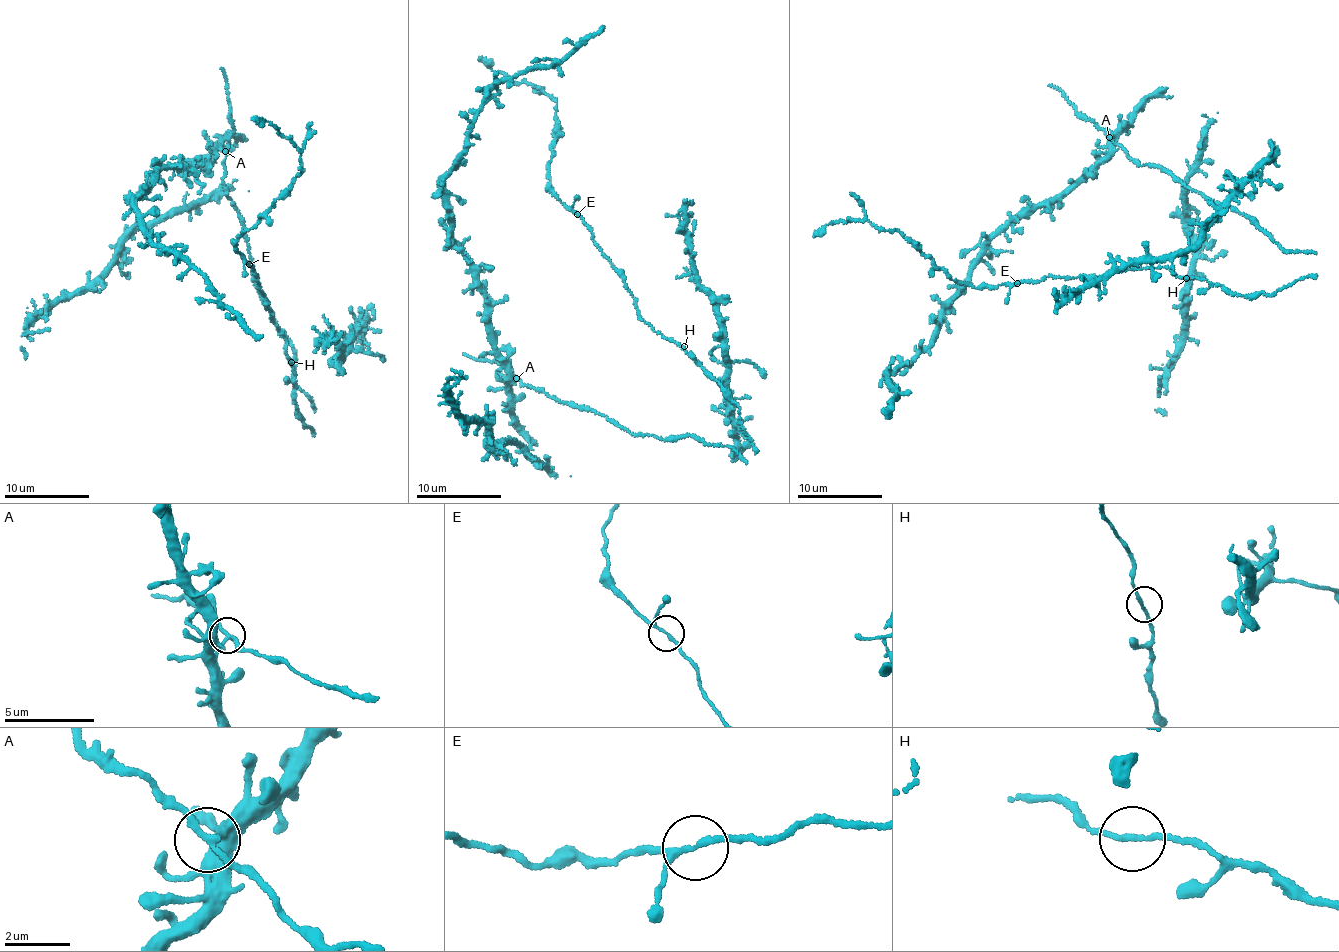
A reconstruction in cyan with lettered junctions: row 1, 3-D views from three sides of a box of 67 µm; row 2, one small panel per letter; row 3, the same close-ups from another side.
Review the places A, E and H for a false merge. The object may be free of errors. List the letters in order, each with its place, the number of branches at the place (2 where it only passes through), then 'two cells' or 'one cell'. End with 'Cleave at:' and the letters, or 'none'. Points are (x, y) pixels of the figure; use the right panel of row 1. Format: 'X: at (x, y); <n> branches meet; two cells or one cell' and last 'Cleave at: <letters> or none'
A: at (1109, 137); 3 branches meet; one cell
E: at (1017, 283); 3 branches meet; one cell
H: at (1186, 278); 2 branches meet; one cell
Cleave at: none

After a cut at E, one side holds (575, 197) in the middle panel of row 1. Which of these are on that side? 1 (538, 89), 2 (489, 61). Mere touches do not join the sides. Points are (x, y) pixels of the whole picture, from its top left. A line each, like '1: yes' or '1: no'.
1: yes
2: yes

